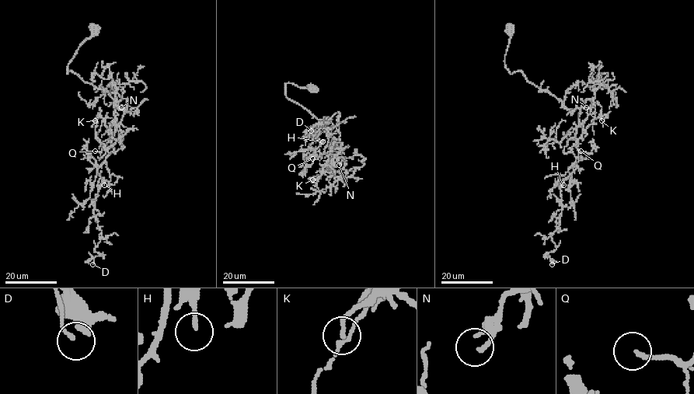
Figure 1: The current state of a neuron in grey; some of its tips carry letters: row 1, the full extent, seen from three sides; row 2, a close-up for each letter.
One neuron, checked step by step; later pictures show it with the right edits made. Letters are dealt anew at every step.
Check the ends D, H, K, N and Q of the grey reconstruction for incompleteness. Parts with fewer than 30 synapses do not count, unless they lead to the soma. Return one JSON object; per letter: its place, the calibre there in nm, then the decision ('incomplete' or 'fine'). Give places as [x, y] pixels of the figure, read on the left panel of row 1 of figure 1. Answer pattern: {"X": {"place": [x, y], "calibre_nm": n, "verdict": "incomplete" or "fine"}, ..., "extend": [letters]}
{"D": {"place": [92, 264], "calibre_nm": 140, "verdict": "fine"}, "H": {"place": [104, 185], "calibre_nm": 130, "verdict": "fine"}, "K": {"place": [95, 120], "calibre_nm": 140, "verdict": "fine"}, "N": {"place": [121, 107], "calibre_nm": 160, "verdict": "fine"}, "Q": {"place": [95, 151], "calibre_nm": 150, "verdict": "incomplete"}, "extend": ["Q"]}

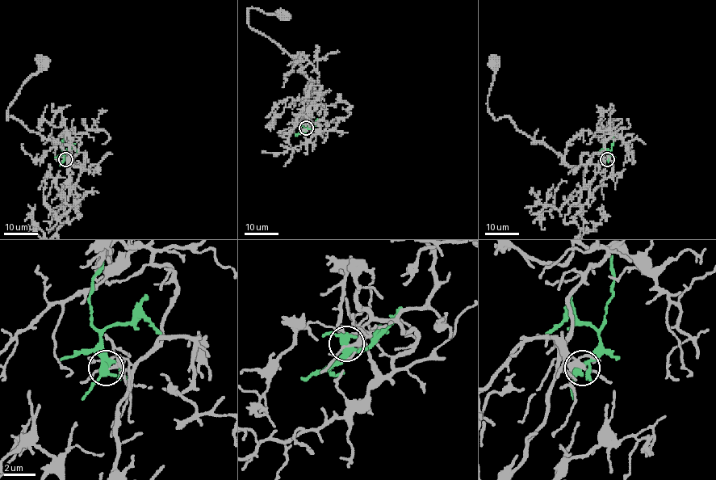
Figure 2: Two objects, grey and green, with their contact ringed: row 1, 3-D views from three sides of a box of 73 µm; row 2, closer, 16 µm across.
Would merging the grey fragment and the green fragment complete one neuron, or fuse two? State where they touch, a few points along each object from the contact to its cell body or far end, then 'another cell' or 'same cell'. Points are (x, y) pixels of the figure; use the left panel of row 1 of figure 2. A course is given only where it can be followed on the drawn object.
at (65, 159); grey runs (65, 159), (84, 153), (84, 162), (74, 166), (58, 142), (10, 116), (7, 120), (23, 82), (43, 63); green runs (65, 159), (62, 149), (64, 135); another cell

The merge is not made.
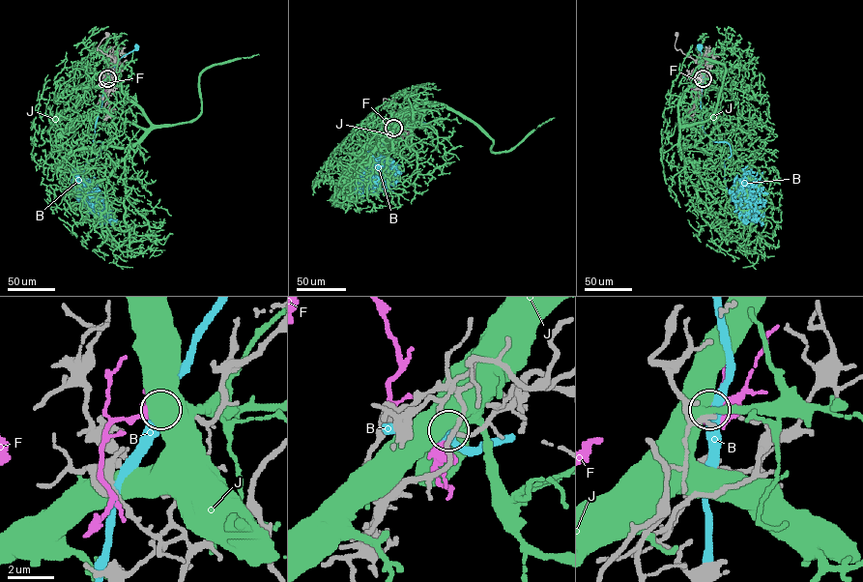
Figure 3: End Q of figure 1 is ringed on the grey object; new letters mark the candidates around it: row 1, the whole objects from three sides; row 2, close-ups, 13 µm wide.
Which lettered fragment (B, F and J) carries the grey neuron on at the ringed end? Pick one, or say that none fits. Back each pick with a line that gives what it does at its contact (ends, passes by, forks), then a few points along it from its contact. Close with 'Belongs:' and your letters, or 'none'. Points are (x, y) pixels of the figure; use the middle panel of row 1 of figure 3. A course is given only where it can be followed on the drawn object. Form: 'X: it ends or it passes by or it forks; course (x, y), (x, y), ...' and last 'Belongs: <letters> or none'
F: it passes by
Belongs: F

